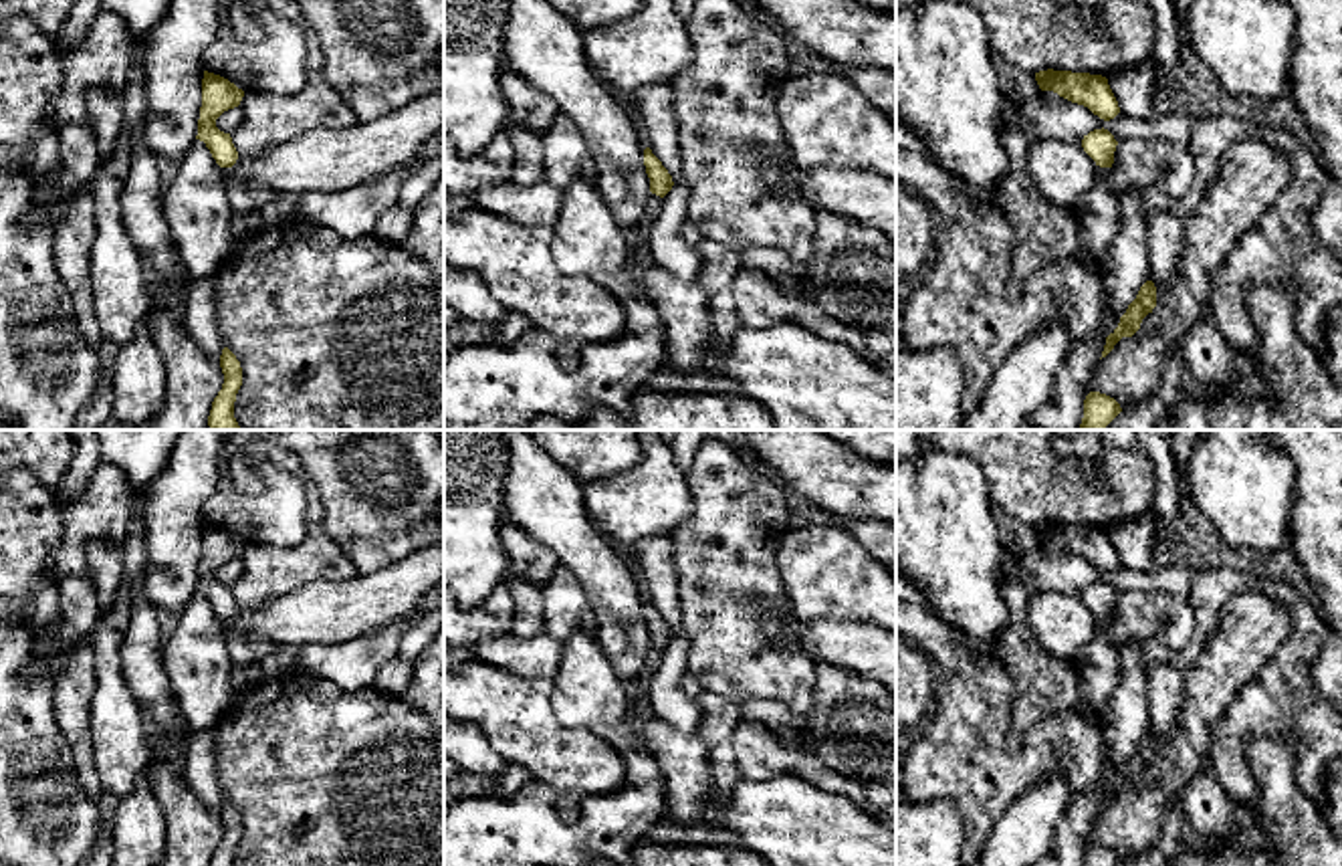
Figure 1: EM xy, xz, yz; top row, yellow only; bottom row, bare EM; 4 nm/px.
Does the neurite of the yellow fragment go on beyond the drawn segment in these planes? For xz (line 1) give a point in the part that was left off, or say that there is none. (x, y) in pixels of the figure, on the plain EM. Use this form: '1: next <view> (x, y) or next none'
1: next none

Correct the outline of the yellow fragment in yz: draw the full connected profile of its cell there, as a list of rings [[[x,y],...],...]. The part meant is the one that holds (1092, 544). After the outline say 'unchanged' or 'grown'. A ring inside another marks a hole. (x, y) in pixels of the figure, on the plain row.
[[[1047,521],[1035,525],[1035,533],[1041,543],[1053,543],[1072,555],[1084,557],[1104,573],[1120,565],[1108,531],[1102,527]]] | unchanged

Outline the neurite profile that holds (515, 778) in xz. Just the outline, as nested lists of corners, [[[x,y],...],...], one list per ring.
[[[507,763],[498,779],[505,795],[513,795],[535,781],[533,773],[527,767],[513,763]]]

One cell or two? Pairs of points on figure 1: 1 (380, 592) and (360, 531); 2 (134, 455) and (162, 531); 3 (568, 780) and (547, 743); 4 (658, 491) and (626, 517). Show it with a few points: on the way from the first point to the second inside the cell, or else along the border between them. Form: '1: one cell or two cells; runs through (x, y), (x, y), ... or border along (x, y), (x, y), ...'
1: two cells; border along (418, 552), (358, 574)
2: two cells; border along (172, 451), (166, 467), (136, 497)
3: one cell; runs through (568, 772), (568, 766), (553, 751)
4: one cell; runs through (650, 499), (634, 509)

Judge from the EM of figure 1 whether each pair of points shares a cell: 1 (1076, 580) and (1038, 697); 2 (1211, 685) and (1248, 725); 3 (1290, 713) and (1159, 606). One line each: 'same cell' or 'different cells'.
1: same cell
2: different cells
3: different cells

